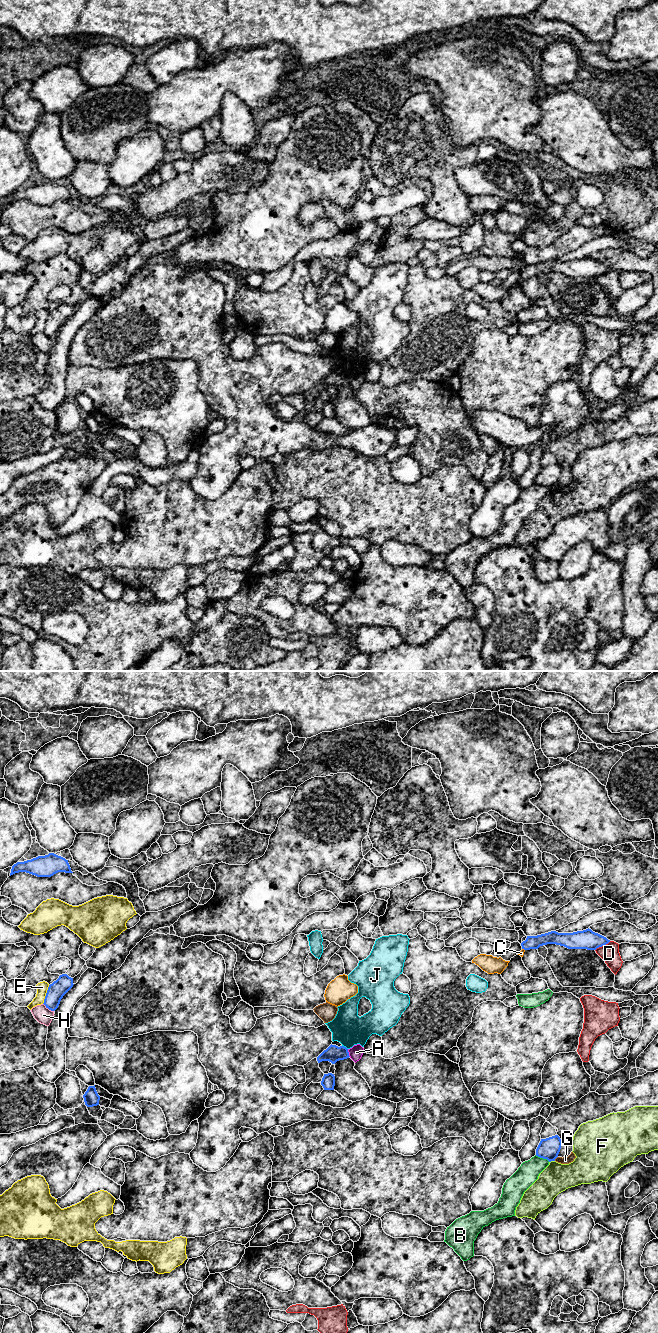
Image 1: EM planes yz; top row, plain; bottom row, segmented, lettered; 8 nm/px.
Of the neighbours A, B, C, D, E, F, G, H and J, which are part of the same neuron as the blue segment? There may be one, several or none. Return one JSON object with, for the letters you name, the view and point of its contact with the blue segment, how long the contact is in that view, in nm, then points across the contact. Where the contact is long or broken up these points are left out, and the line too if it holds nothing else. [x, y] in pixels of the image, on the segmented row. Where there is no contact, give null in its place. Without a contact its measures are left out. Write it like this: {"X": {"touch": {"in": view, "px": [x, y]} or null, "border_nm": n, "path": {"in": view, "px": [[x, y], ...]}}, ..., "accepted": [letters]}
{"C": {"touch": {"in": "yz", "px": [523, 948]}, "border_nm": 30, "path": {"in": "yz", "px": [[532, 942], [523, 948], [521, 953]]}}, "accepted": ["C"]}

